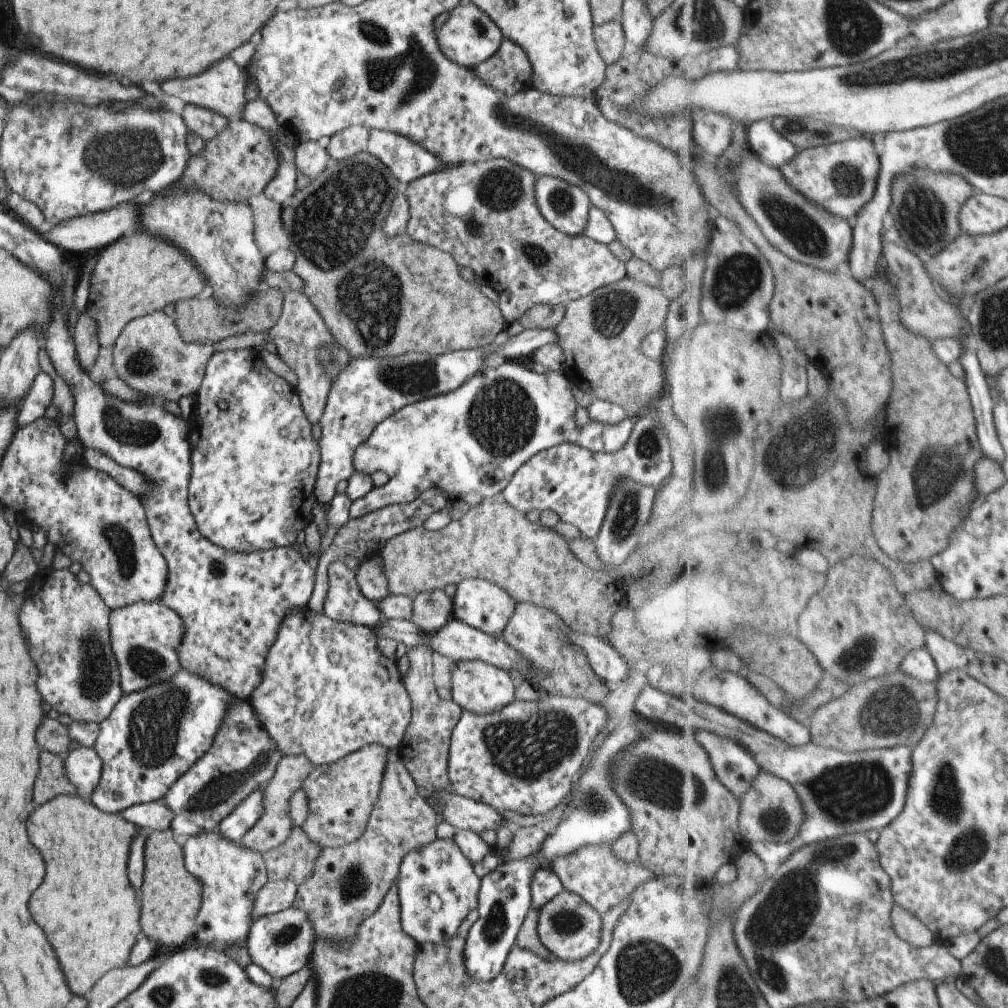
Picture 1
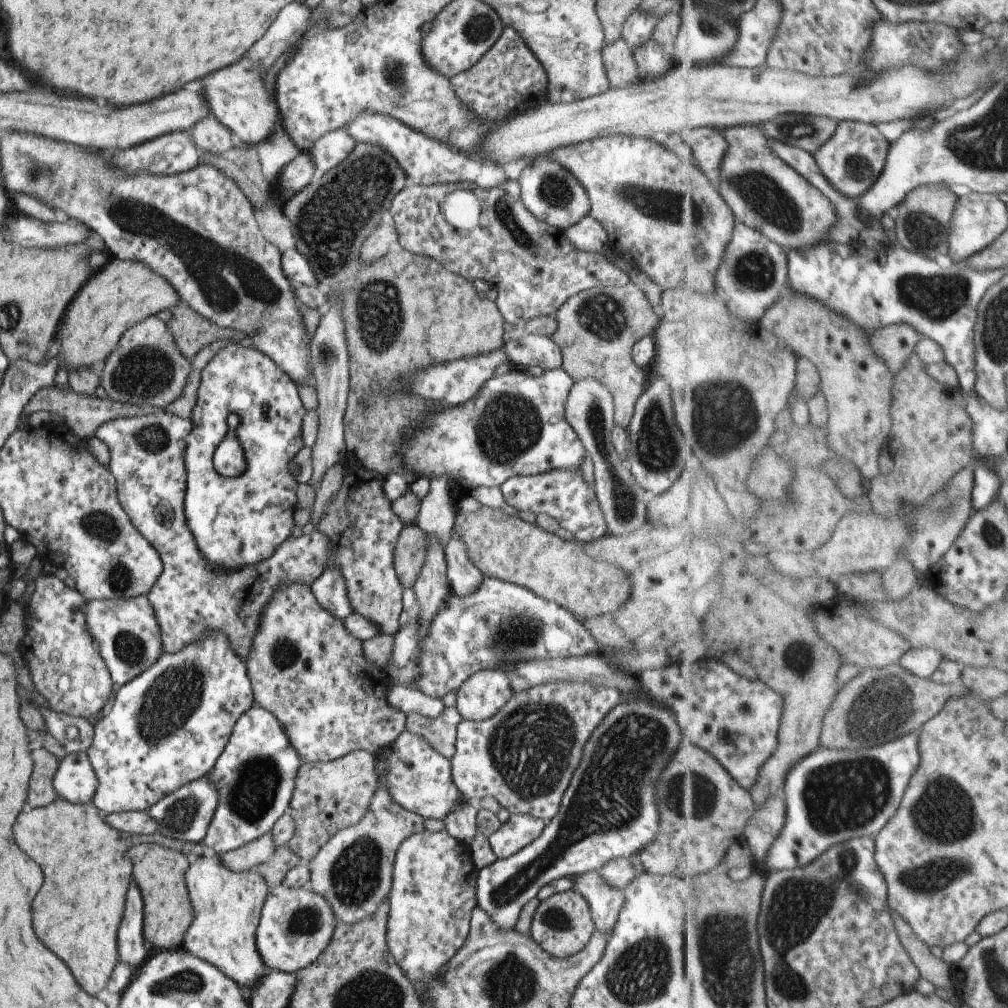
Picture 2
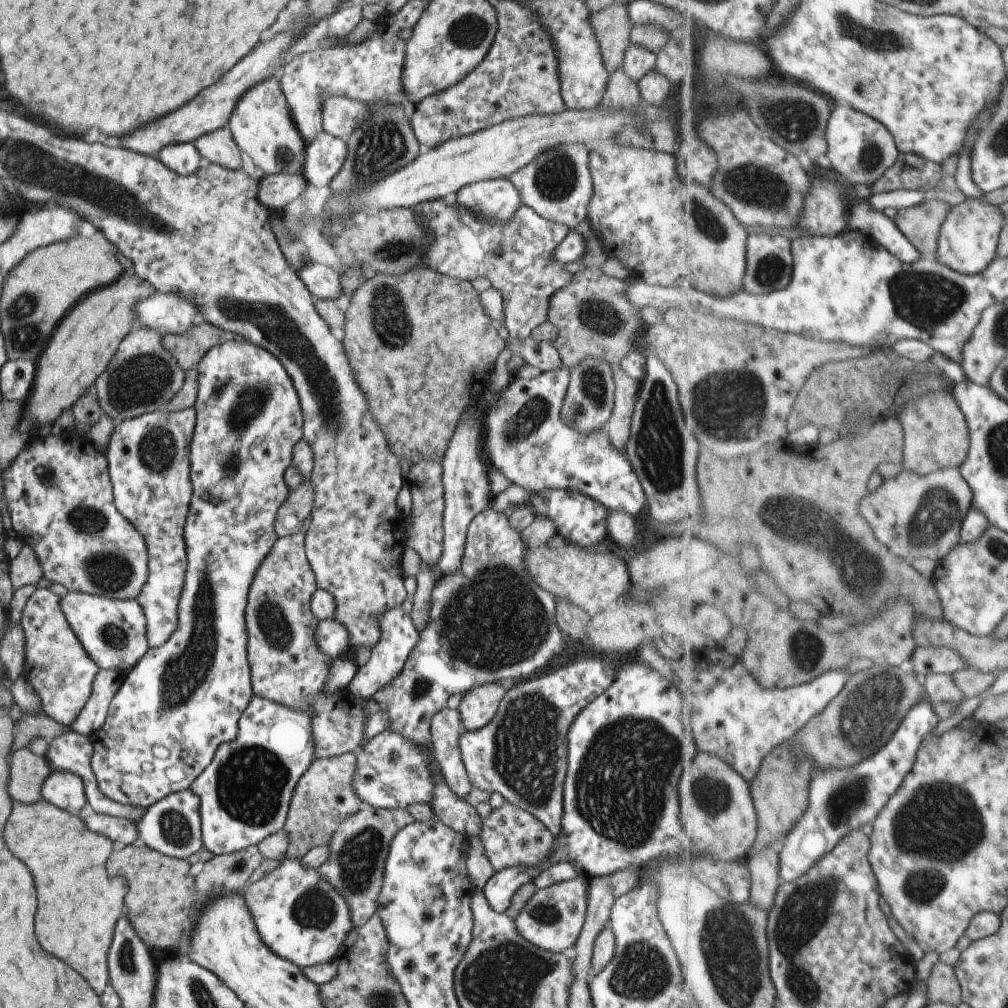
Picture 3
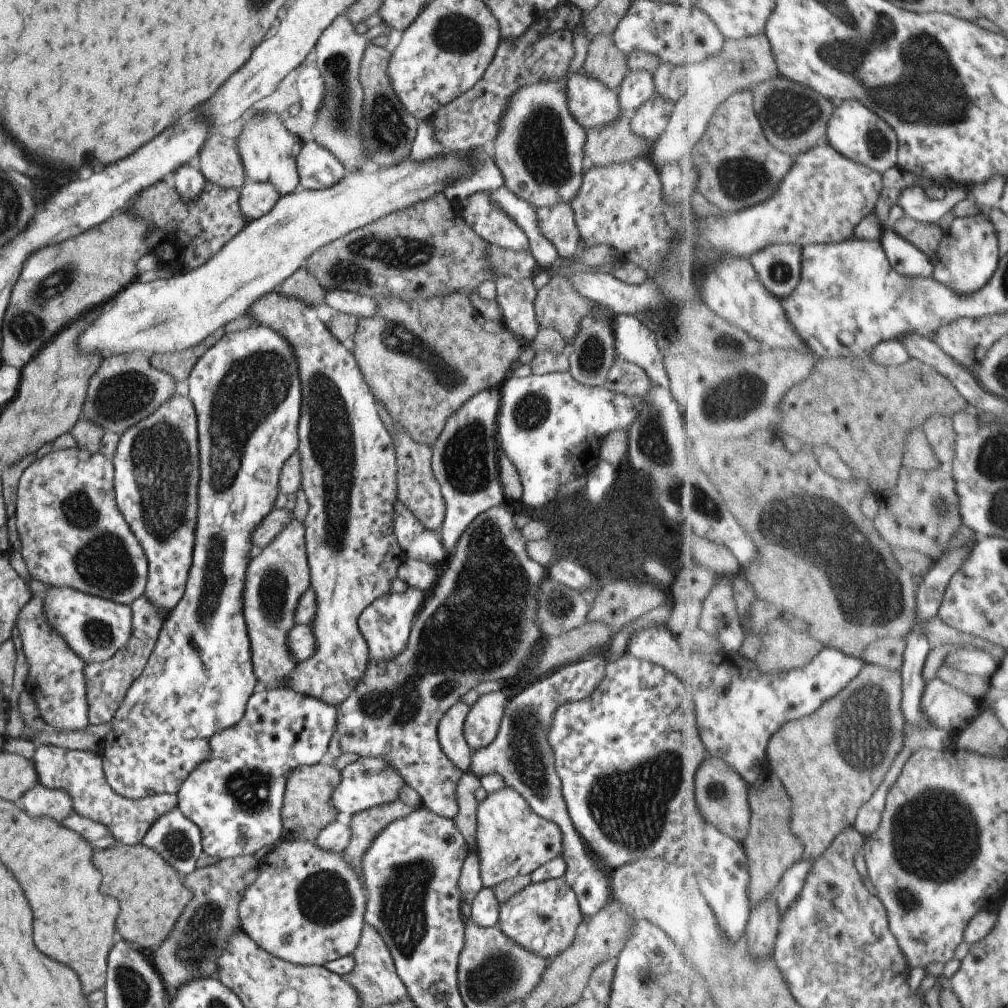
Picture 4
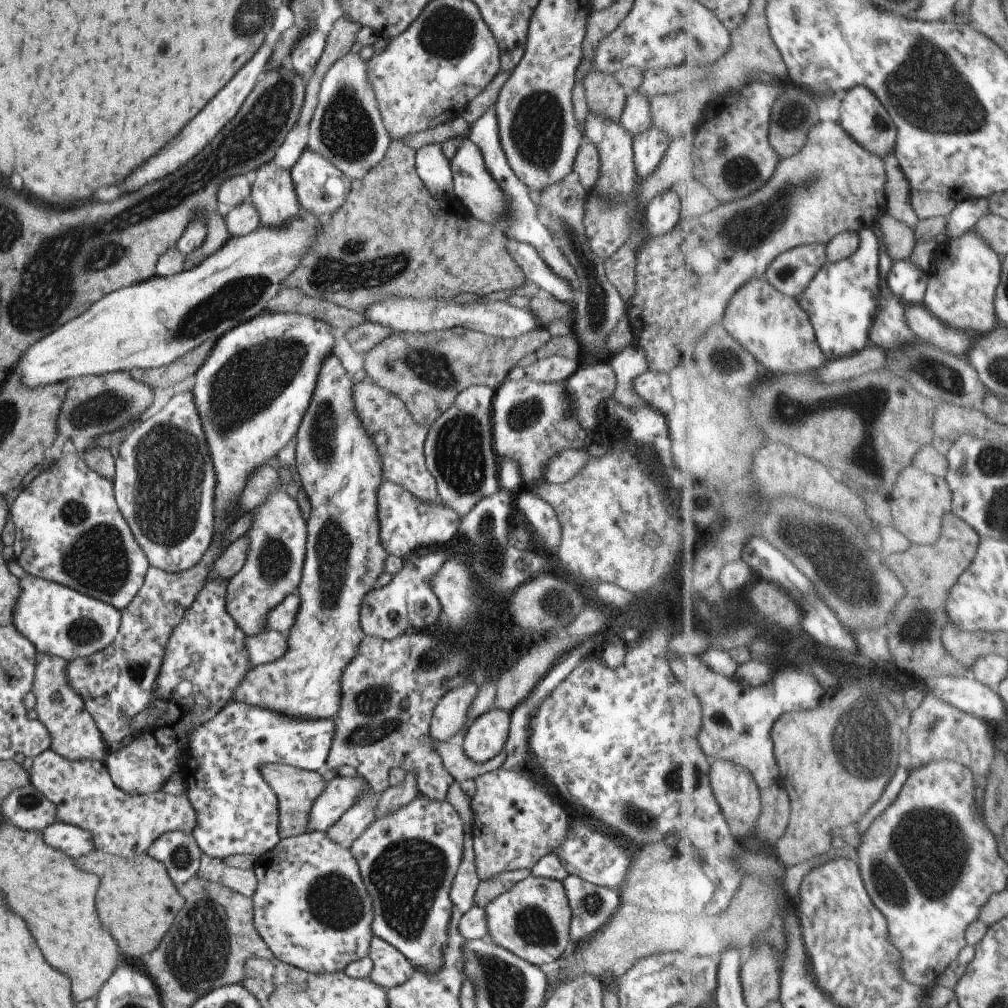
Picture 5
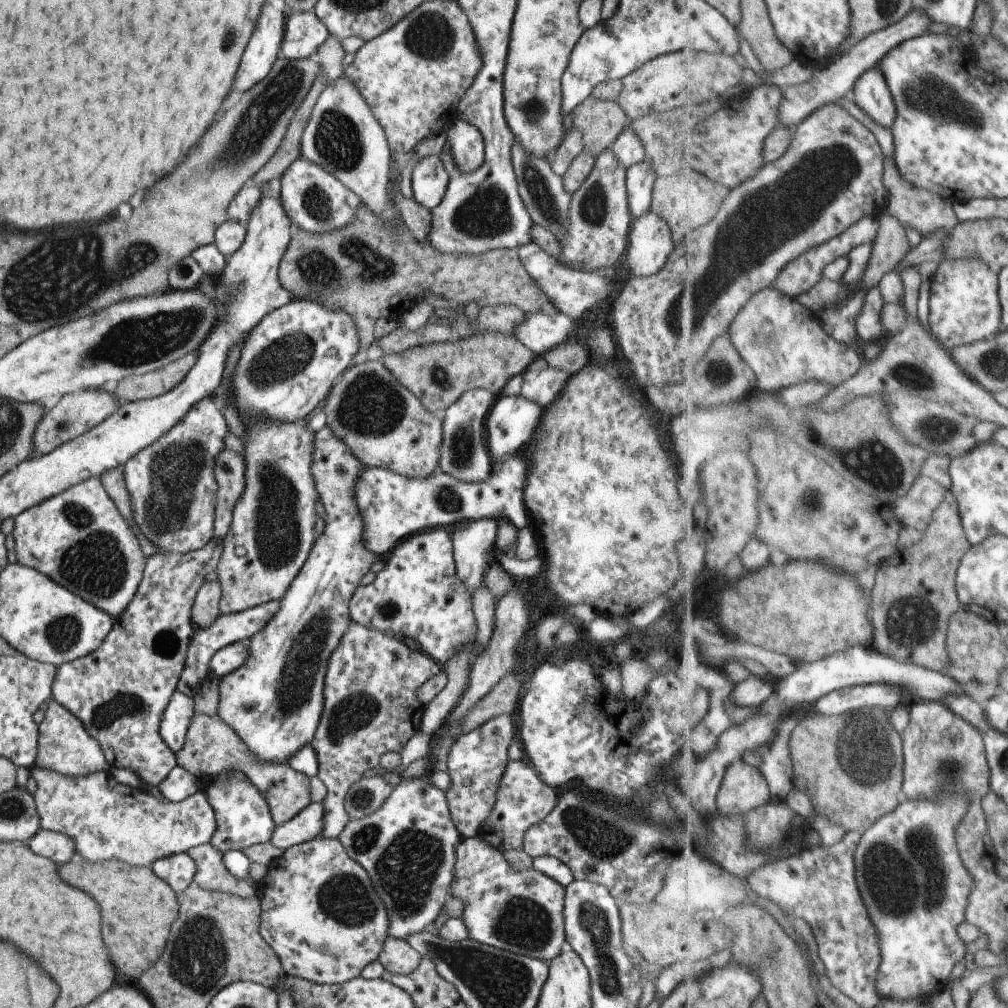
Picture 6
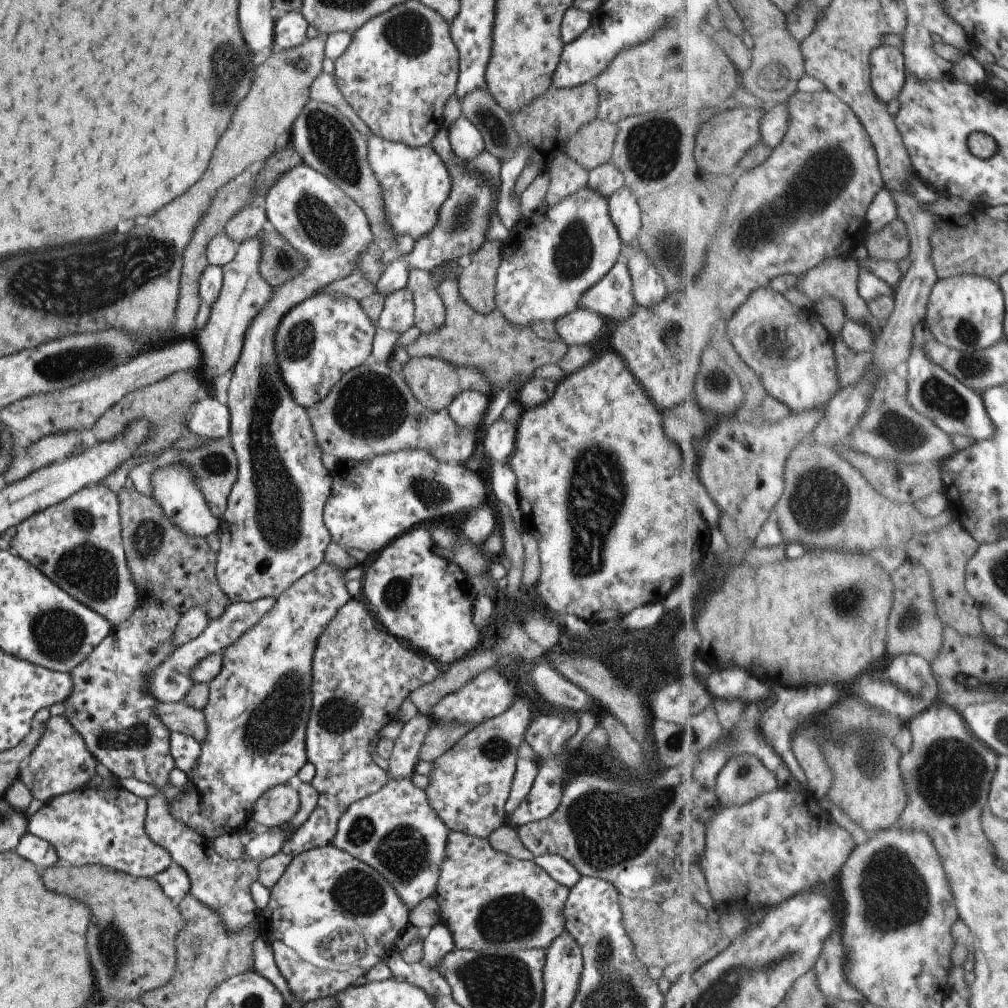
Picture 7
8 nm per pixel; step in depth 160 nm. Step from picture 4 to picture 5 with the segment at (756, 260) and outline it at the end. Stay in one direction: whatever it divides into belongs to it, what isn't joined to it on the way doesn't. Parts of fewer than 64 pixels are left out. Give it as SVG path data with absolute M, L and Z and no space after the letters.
M826 245L798 246L775 257L765 278L783 294L798 299L828 260Z

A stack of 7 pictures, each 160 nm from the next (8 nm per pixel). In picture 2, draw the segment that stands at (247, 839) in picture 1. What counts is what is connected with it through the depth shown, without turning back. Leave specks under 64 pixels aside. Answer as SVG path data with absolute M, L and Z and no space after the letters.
M269 831L239 848L219 854L219 858L228 869L240 871L267 862L274 850L272 832Z

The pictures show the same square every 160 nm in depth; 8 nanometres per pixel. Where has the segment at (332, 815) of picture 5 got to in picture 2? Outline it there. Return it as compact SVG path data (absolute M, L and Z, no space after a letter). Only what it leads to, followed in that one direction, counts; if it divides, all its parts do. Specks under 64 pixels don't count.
M403 731L390 745L373 753L377 786L385 789L405 810L423 819L443 820L460 806L462 794L451 782L449 761L435 752L419 735Z

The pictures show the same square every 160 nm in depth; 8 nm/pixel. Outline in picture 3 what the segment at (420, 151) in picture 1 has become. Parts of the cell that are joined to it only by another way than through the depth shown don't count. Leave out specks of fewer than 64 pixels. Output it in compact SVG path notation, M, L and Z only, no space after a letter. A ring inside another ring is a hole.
M324 97L321 111L322 130L345 141L369 114L367 103L345 97ZM508 177L472 182L470 185L462 186L454 192L452 200L458 202L459 206L471 211L480 219L491 219L499 222L506 221L521 204L519 193L508 181Z

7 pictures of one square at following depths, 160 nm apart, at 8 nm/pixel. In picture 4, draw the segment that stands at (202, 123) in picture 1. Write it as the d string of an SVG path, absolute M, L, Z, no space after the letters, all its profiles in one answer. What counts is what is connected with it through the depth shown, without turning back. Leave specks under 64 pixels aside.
M211 134L207 142L201 144L198 158L206 182L213 182L221 190L239 190L247 182L234 140Z

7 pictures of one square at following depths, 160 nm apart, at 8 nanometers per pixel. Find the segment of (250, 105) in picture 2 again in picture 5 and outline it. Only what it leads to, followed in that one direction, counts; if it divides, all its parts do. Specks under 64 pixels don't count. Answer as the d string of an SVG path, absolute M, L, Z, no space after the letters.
M272 161L261 164L252 174L248 201L259 216L258 226L281 226L297 214L299 204L290 170L277 168Z

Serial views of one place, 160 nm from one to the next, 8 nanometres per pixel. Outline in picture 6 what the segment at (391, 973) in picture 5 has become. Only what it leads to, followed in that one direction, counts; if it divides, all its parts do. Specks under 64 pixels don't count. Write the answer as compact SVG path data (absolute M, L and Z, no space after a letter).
M387 936L377 961L383 966L385 973L408 974L415 970L420 956L404 941Z

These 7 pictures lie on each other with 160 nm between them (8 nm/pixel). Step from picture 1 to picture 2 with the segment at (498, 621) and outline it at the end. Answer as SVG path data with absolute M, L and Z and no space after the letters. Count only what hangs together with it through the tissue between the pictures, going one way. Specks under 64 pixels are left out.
M452 530L445 548L444 561L451 593L462 599L480 586L482 574L471 564L465 545Z

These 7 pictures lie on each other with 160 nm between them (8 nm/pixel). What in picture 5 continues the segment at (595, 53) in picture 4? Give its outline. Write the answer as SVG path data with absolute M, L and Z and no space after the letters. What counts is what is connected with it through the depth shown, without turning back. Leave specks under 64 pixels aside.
M589 70L583 80L583 88L588 112L619 122L626 95L612 74Z

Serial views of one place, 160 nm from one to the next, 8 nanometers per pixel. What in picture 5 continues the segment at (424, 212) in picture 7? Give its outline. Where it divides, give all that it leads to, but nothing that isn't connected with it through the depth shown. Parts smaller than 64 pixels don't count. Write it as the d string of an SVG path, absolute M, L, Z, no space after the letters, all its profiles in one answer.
M427 144L414 151L414 170L424 189L441 198L452 193L449 160L443 156L440 144Z

